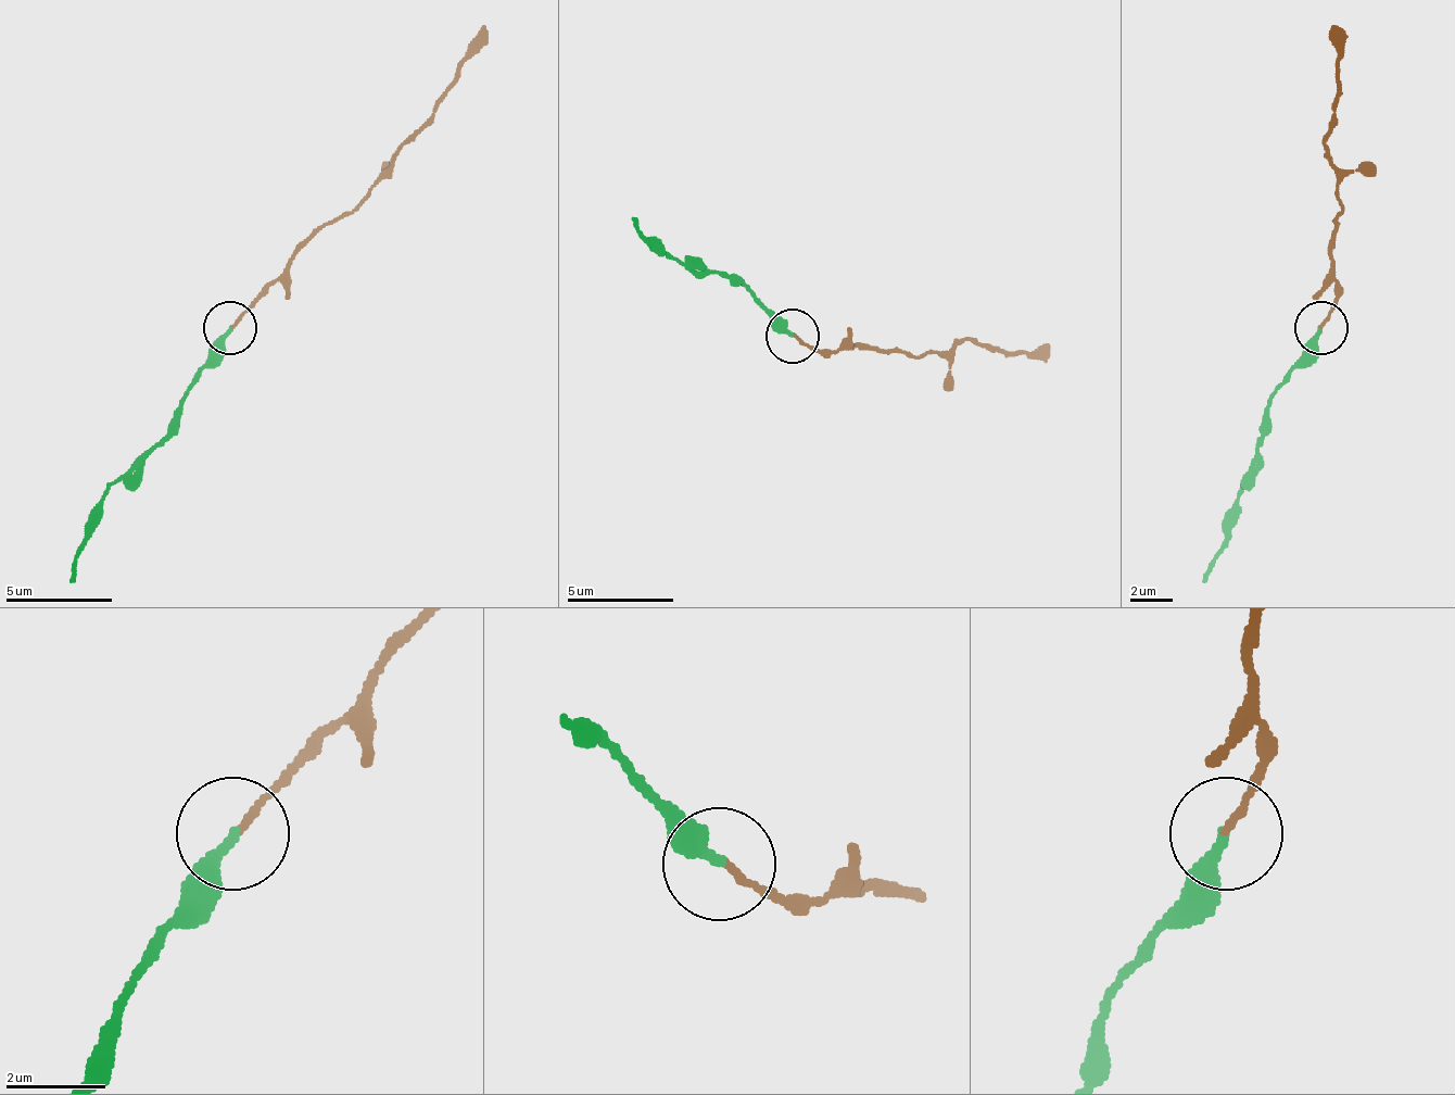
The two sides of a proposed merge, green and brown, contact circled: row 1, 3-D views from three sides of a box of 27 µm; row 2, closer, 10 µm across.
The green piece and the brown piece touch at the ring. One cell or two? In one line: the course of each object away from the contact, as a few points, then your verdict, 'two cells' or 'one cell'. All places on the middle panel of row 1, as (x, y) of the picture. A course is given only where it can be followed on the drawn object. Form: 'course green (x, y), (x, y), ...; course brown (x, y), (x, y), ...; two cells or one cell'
course green (793, 335), (739, 281), (686, 271), (670, 254), (665, 254), (633, 217); course brown (793, 335), (820, 351), (878, 345), (922, 356), (964, 340), (997, 351), (1045, 345); two cells

